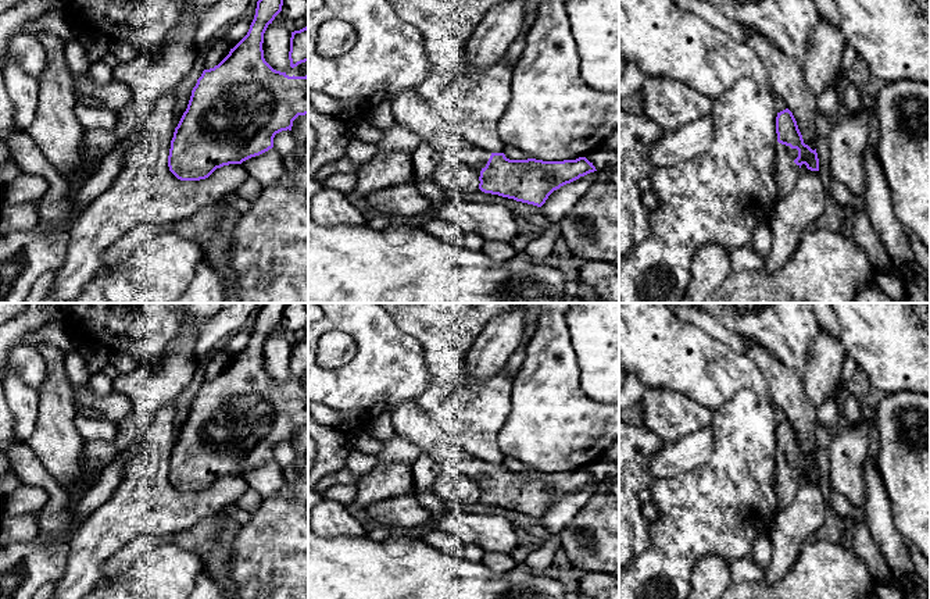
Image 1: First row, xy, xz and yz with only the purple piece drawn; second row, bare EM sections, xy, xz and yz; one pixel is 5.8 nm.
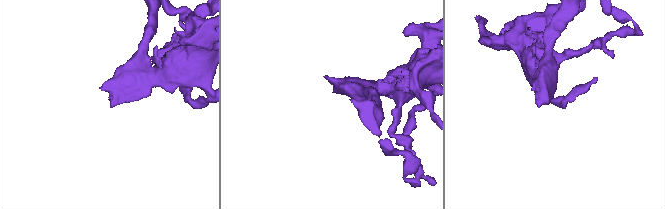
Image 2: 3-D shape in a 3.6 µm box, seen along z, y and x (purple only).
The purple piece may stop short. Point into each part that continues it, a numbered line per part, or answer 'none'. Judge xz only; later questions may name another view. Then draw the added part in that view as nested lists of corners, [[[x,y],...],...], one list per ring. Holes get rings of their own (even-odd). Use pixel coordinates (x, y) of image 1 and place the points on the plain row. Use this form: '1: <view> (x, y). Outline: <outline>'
1: xz (410, 421). Outline: [[[405,400],[391,411],[391,421],[397,435],[415,443],[422,453],[436,460],[446,471],[459,471],[482,482],[491,464],[469,452],[446,435],[433,422],[432,417],[422,411],[416,400]]]

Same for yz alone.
1: yz (786, 482). Outline: [[[777,453],[775,471],[775,491],[779,498],[779,506],[776,509],[777,513],[795,499],[800,485],[800,477],[794,474],[797,468],[797,460],[791,460],[790,457]]]

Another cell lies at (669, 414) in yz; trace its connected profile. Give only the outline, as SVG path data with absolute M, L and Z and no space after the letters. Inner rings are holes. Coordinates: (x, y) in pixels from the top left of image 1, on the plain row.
M644 389L639 407L645 429L663 443L709 427L715 413L673 389Z

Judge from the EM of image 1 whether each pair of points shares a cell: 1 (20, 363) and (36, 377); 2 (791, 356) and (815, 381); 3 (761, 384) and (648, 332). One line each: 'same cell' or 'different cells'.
1: same cell
2: different cells
3: same cell

